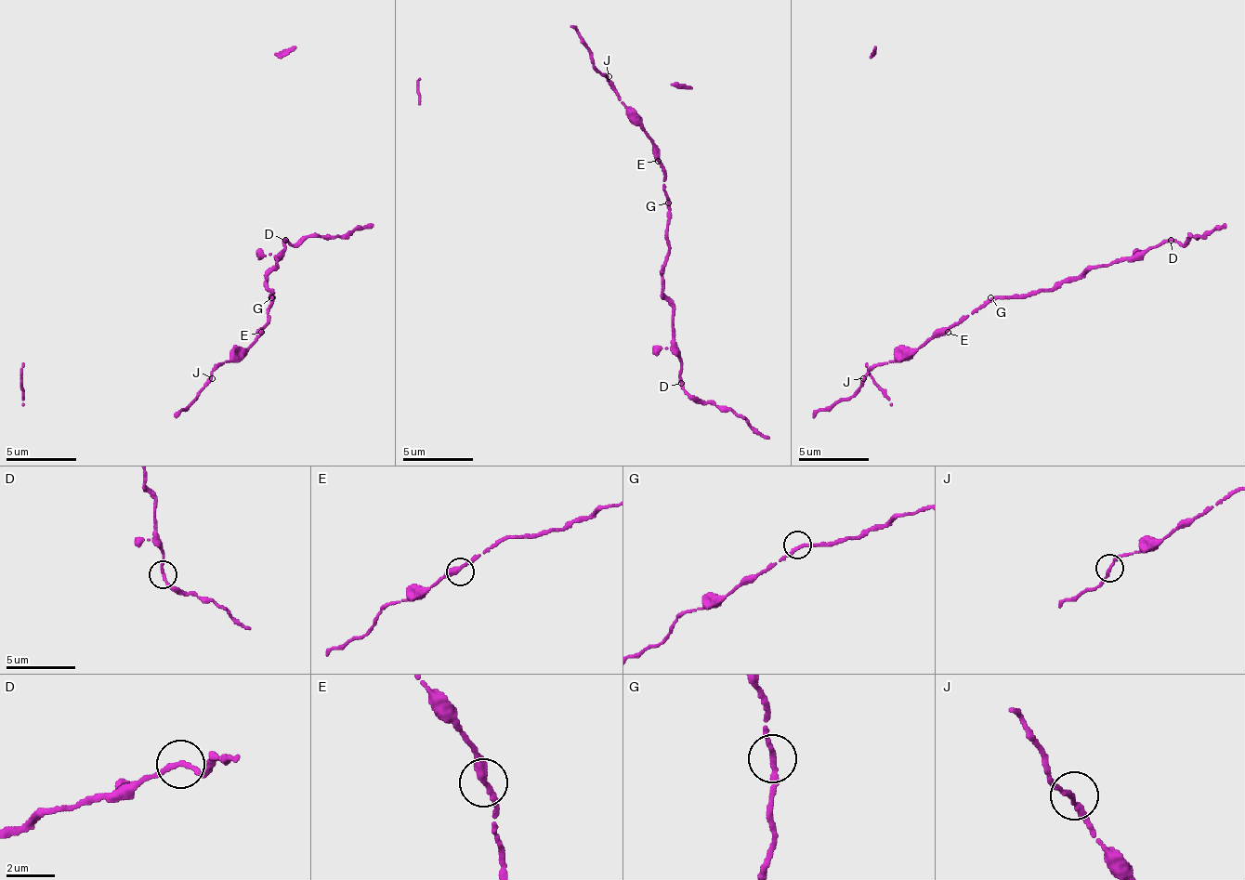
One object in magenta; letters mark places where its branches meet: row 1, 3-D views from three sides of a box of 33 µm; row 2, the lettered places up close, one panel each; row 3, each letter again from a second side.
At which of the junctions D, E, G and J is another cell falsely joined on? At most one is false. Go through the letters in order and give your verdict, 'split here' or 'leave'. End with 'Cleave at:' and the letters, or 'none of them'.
D: leave
E: leave
G: leave
J: leave
Cleave at: none of them

